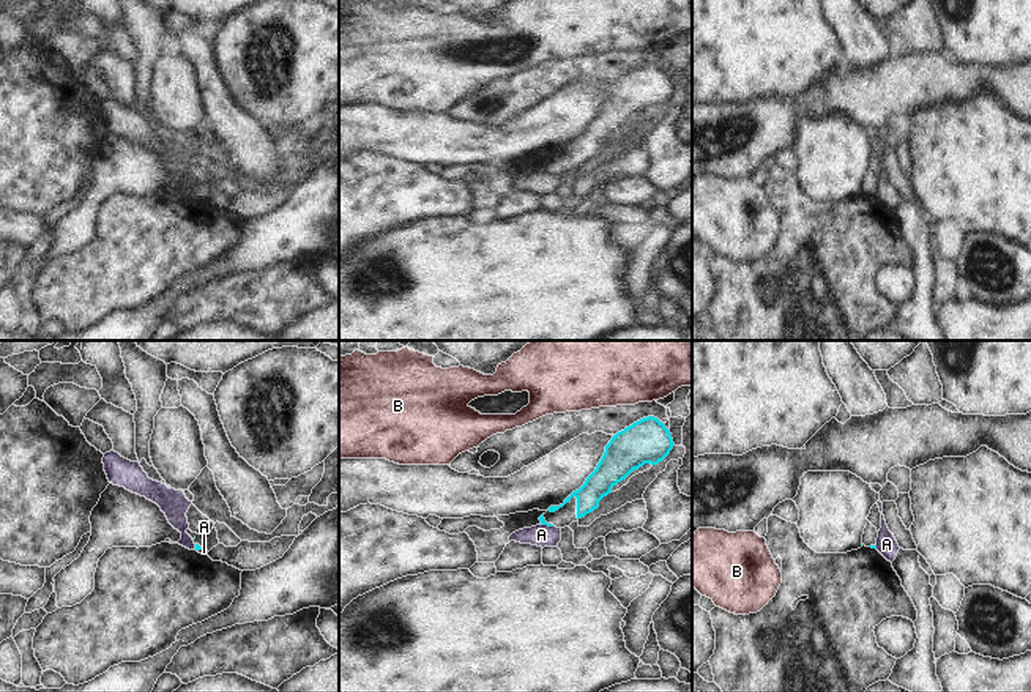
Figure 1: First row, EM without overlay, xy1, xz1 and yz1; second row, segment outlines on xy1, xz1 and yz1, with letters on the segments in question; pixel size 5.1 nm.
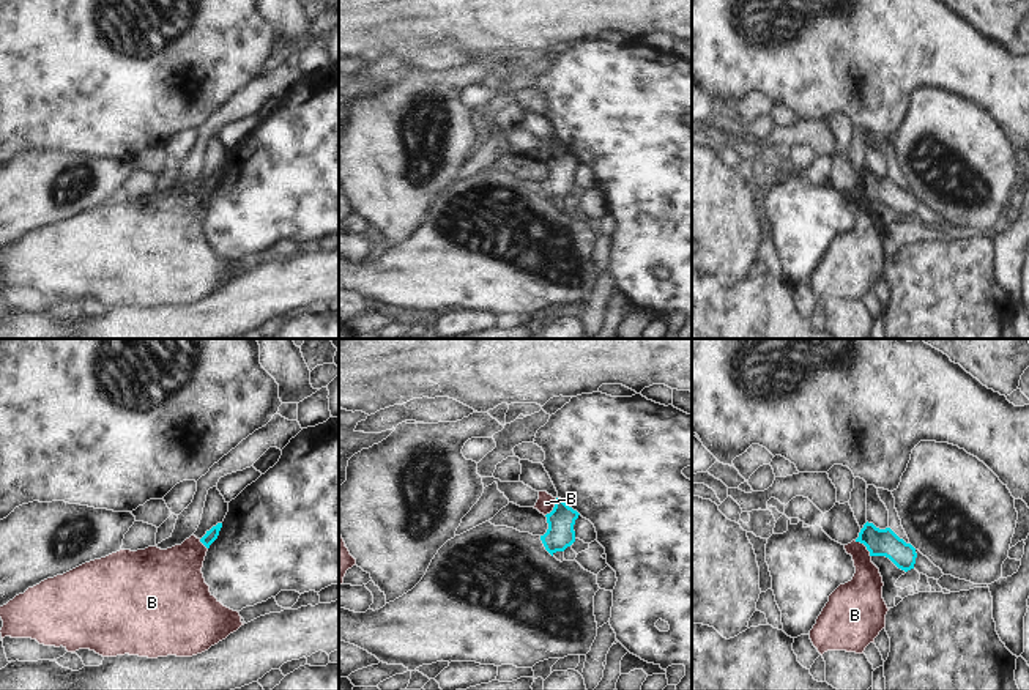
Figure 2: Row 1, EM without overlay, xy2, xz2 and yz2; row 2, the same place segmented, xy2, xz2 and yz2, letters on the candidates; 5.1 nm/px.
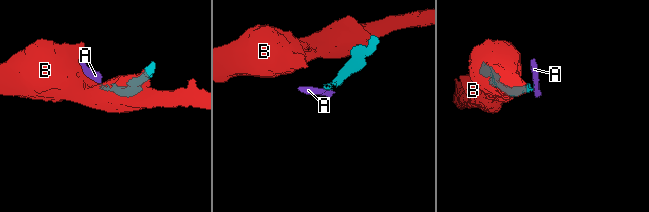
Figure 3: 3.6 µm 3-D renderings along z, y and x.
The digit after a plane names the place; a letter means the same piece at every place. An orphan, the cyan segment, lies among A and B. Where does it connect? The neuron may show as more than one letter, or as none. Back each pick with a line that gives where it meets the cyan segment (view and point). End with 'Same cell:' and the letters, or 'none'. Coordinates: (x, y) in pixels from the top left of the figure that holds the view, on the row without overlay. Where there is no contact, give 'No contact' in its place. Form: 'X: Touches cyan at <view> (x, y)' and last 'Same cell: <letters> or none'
Same cell: none

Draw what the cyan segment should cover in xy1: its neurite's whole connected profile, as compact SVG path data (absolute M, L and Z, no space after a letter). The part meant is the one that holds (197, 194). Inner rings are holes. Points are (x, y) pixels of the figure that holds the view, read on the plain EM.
M214 173L210 181L197 181L197 180L192 180L189 175L186 177L186 180L192 184L192 188L195 191L195 197L210 199L213 194L216 194L219 191L218 178Z

